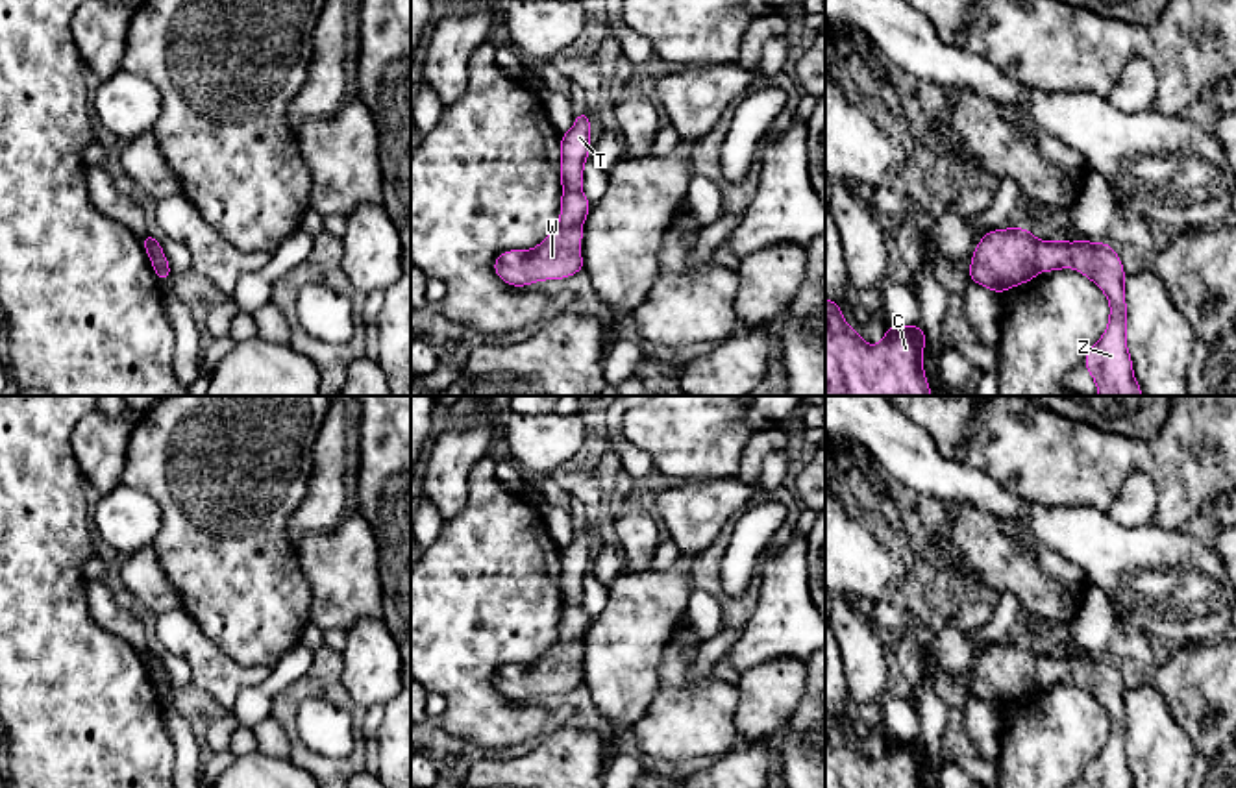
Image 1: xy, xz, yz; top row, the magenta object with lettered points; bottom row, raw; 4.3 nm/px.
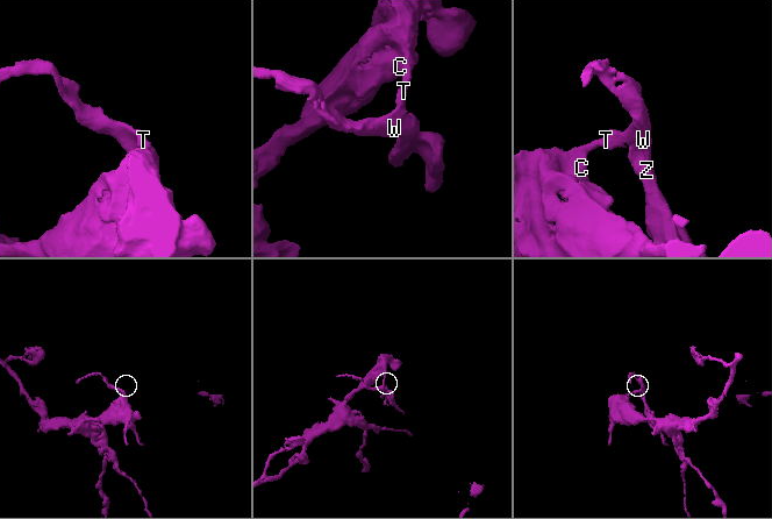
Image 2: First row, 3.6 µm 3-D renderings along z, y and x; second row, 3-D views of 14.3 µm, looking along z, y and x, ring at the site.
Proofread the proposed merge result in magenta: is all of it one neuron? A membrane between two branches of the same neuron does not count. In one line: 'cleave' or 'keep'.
cleave

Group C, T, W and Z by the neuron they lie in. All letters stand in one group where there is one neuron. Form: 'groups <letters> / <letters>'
groups C T / W Z

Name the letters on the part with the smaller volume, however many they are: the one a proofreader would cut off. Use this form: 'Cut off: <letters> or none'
Cut off: W, Z

